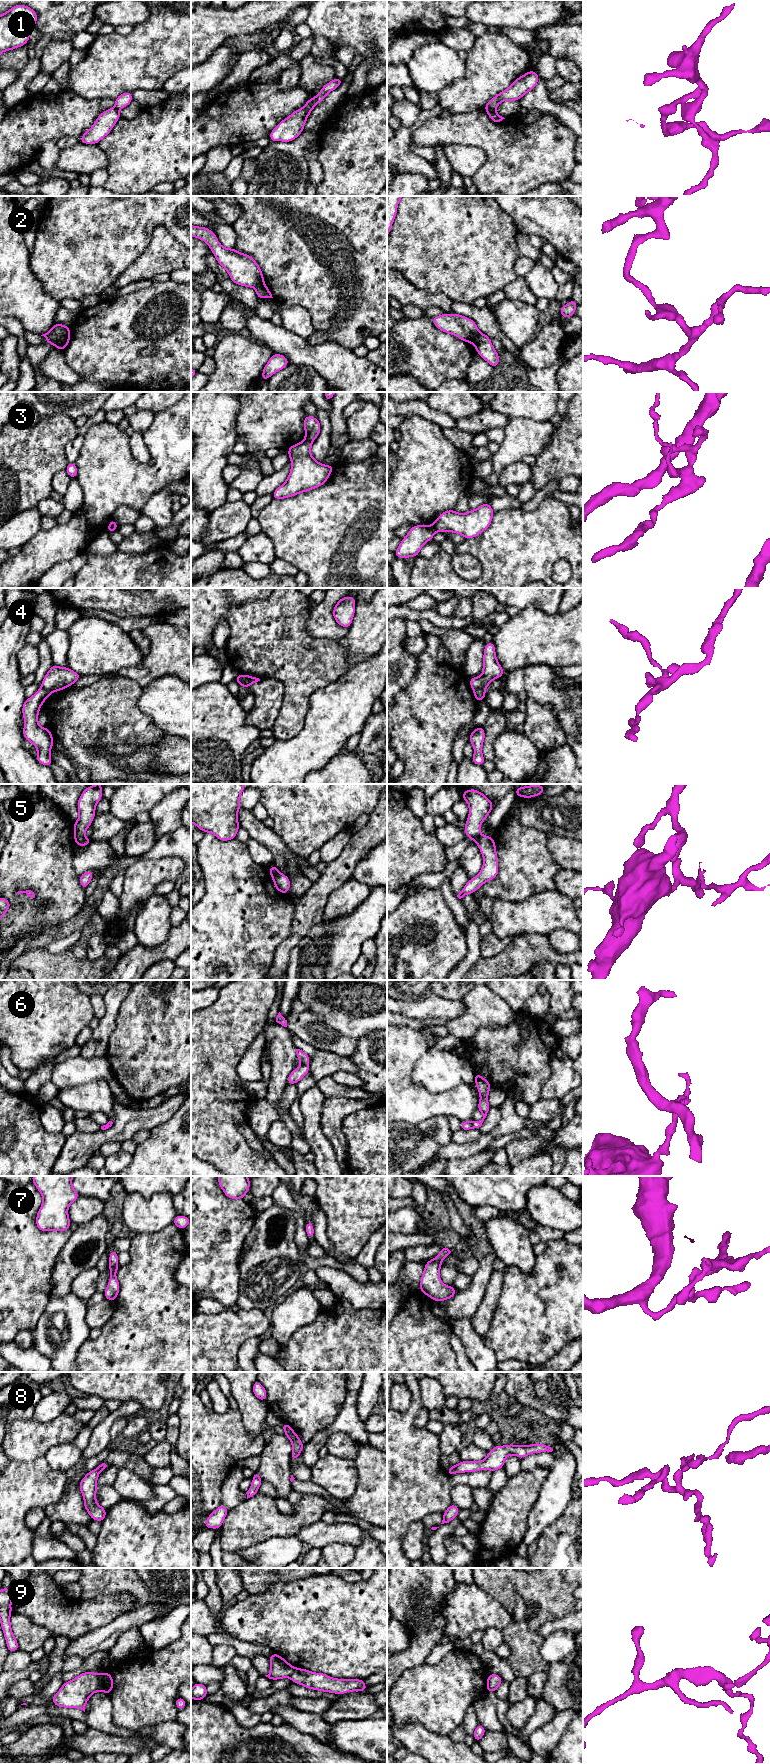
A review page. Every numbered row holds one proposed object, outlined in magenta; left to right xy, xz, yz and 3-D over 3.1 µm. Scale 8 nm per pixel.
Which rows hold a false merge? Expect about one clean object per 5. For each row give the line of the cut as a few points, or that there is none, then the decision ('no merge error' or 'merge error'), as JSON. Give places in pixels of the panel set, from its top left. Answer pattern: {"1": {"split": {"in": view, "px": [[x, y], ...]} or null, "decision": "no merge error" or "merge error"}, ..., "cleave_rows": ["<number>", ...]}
{"1": {"split": {"in": "xz", "px": [[310, 98], [313, 107]]}, "decision": "merge error"}, "2": {"split": {"in": "xy", "px": [[68, 333], [54, 345]]}, "decision": "merge error"}, "3": {"split": {"in": "yz", "px": [[434, 523], [437, 530]]}, "decision": "merge error"}, "4": {"split": {"in": "yz", "px": [[484, 689], [473, 690]]}, "decision": "merge error"}, "5": {"split": {"in": "xz", "px": [[279, 873], [272, 878]]}, "decision": "merge error"}, "6": {"split": {"in": "xz", "px": [[302, 1064], [307, 1065]]}, "decision": "merge error"}, "7": {"split": null, "decision": "no merge error"}, "8": {"split": {"in": "xz", "px": [[295, 1434], [291, 1440]]}, "decision": "merge error"}, "9": {"split": null, "decision": "no merge error"}, "cleave_rows": ["1", "2", "3", "4", "5", "6", "8"]}

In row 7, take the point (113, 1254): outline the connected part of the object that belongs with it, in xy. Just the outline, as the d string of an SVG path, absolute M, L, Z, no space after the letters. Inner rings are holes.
M113 1250L108 1254L110 1257L108 1269L111 1271L111 1276L109 1278L109 1282L106 1290L104 1291L104 1294L107 1300L114 1302L120 1290L120 1285L116 1277L116 1272L119 1268L118 1253Z

